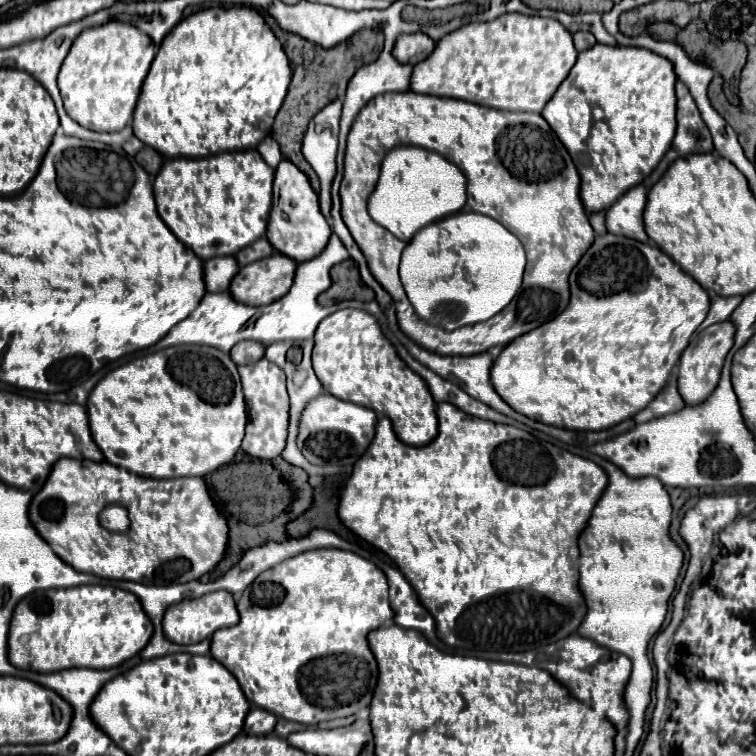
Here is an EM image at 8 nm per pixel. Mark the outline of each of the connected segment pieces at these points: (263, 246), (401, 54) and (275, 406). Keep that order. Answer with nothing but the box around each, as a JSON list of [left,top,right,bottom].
[[234,237,274,267],[392,33,434,65],[238,359,288,459]]

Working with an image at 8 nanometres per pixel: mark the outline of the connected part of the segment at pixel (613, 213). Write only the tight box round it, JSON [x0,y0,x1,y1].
[606,185,648,241]

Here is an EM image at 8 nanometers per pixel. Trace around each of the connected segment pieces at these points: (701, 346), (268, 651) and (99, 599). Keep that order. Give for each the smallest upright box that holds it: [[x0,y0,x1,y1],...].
[[678,321,734,405],[210,549,394,725],[8,585,152,673]]

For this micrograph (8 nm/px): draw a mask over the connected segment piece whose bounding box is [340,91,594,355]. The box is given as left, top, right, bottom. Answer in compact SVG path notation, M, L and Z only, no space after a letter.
M406 91L406 93L378 95L376 99L372 99L372 103L368 103L368 107L364 107L364 111L360 111L360 115L356 117L356 123L352 125L352 131L348 133L348 145L346 145L346 157L344 157L344 179L340 183L342 221L346 223L350 235L354 237L360 251L364 253L368 267L370 267L372 275L376 277L376 281L392 295L400 329L412 341L420 343L428 351L436 351L438 355L468 355L468 353L440 353L440 349L444 345L442 341L446 341L444 339L446 331L440 325L428 323L416 315L412 303L408 303L408 297L404 293L400 277L398 277L398 263L400 263L402 249L406 245L400 239L396 239L392 233L384 231L384 227L378 227L366 211L368 195L376 187L376 181L380 175L380 163L382 163L384 155L392 147L398 147L398 145L418 145L418 147L424 147L430 151L438 151L448 161L456 163L464 171L464 175L468 177L466 209L496 219L498 223L502 223L510 233L514 233L522 241L522 245L526 249L528 263L526 263L526 271L524 271L524 283L520 289L520 297L514 299L514 301L520 301L520 319L516 319L516 309L506 307L506 311L504 311L504 317L508 315L508 343L514 341L518 335L524 335L524 333L548 323L556 315L560 315L566 309L568 297L570 297L568 275L570 275L574 263L592 245L594 231L590 227L588 215L586 215L584 205L578 195L578 191L580 191L578 171L576 171L568 151L564 149L564 145L556 137L556 133L550 129L550 125L544 121L544 117L536 115L536 113L500 111L500 109L490 109L490 107L482 107L476 103L460 101L460 99L418 95L418 93Z

